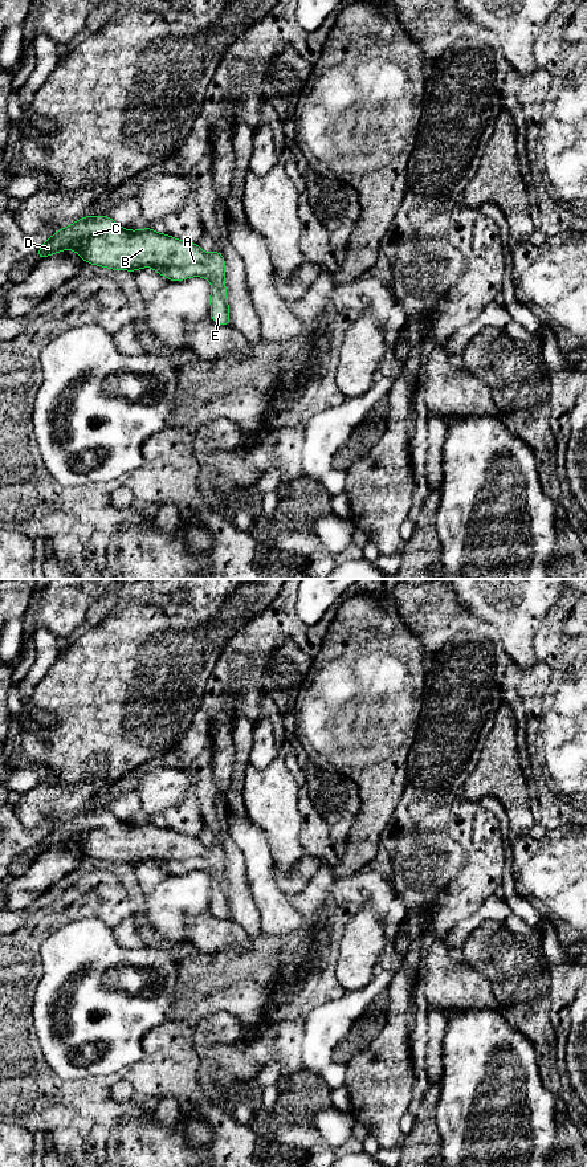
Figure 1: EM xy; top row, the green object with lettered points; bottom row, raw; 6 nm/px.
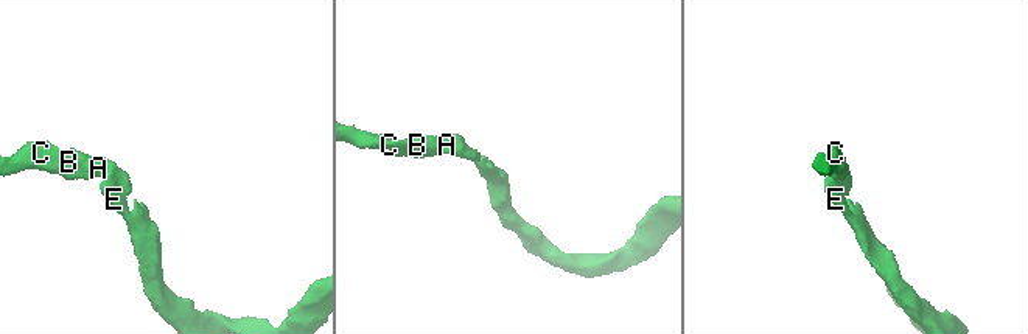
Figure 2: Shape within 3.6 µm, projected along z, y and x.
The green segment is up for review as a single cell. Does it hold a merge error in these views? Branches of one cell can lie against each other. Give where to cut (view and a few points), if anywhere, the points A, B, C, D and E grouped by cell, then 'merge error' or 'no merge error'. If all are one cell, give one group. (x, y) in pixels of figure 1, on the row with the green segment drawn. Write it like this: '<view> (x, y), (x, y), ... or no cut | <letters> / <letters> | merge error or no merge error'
no cut | A B C D E | no merge error

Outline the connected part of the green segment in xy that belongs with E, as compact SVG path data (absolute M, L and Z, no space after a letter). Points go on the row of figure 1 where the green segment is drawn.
M107 215L85 216L45 240L36 256L42 260L72 249L86 264L111 270L135 272L146 266L170 281L204 277L212 285L211 319L231 326L225 286L225 260L220 250L205 253L197 242L160 234L152 228L129 230Z

